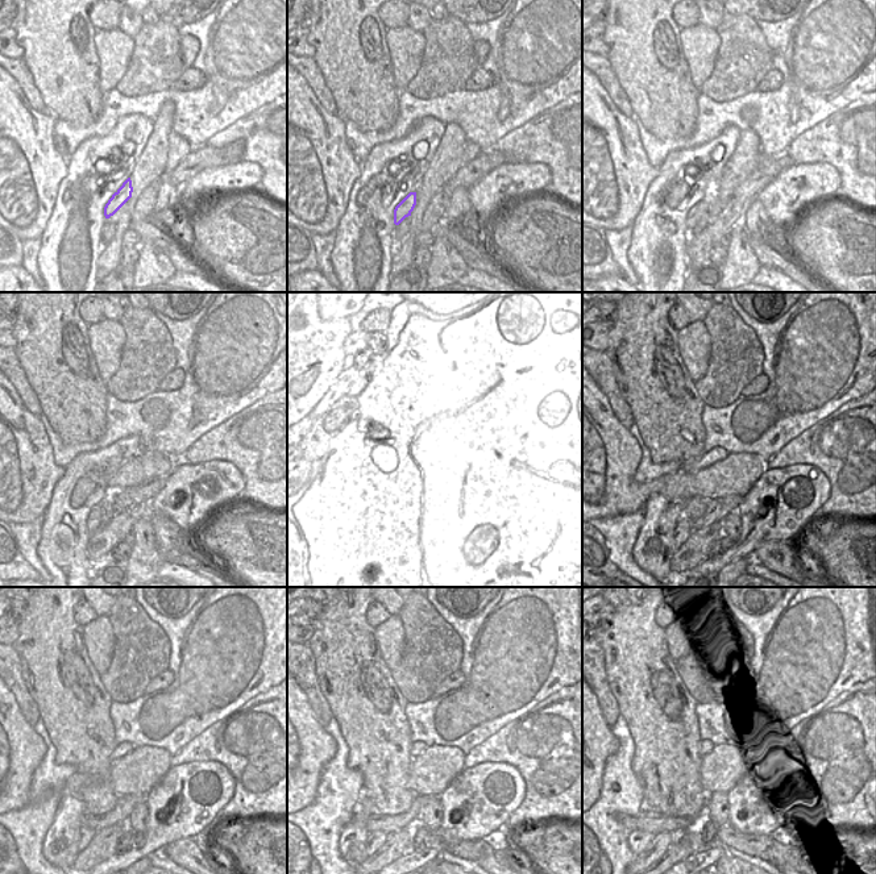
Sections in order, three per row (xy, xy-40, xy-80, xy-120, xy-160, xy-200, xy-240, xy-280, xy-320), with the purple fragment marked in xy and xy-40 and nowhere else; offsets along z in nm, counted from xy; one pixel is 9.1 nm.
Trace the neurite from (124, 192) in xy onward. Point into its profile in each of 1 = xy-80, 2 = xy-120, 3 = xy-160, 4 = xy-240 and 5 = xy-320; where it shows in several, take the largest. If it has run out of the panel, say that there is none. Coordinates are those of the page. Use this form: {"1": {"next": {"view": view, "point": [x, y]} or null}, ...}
{"1": {"next": {"view": "xy-80", "point": [701, 207]}}, "2": {"next": {"view": "xy-120", "point": [92, 523]}}, "3": {"next": {"view": "xy-160", "point": [387, 525]}}, "4": {"next": {"view": "xy-240", "point": [87, 833]}}, "5": {"next": {"view": "xy-320", "point": [660, 844]}}}

